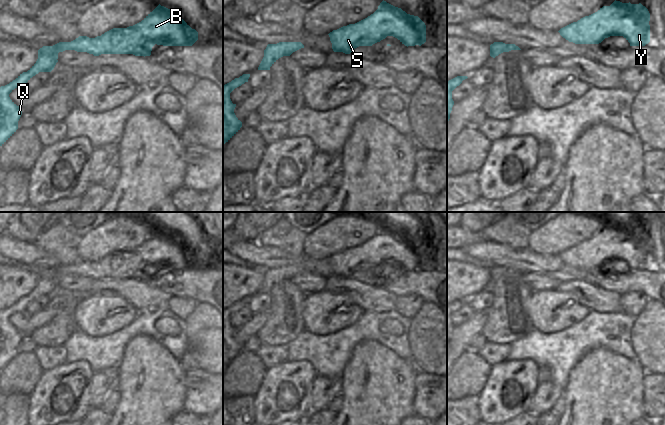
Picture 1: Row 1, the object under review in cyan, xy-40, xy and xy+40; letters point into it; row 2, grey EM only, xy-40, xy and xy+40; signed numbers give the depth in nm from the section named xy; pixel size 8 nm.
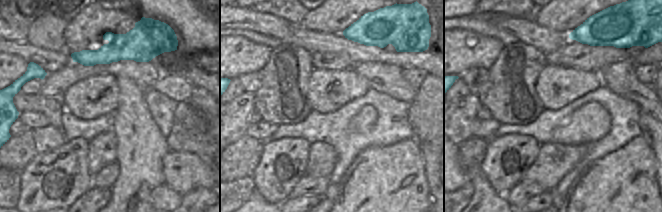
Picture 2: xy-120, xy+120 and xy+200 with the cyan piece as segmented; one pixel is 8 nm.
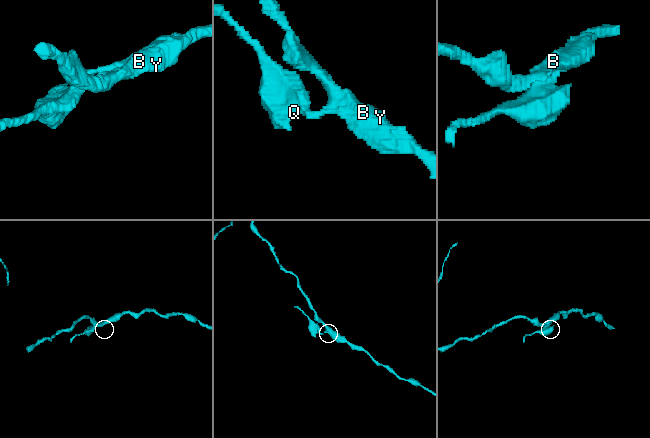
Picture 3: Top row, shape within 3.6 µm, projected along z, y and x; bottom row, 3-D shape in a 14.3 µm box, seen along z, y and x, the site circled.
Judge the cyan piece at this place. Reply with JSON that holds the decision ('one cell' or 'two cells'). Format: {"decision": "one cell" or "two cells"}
{"decision": "two cells"}

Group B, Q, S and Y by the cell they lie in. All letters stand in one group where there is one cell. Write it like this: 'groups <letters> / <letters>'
groups B S Y / Q

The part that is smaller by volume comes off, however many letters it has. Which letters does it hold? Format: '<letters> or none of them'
Q

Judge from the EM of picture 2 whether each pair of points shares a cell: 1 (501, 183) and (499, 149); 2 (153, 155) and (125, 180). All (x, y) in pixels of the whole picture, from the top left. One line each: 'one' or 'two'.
1: one
2: one

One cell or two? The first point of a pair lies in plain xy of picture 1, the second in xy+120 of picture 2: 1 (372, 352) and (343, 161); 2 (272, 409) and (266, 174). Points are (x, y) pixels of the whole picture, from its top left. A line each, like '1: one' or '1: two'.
1: two
2: one

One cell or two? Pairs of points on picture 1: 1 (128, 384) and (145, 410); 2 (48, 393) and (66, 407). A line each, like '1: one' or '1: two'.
1: one
2: one

